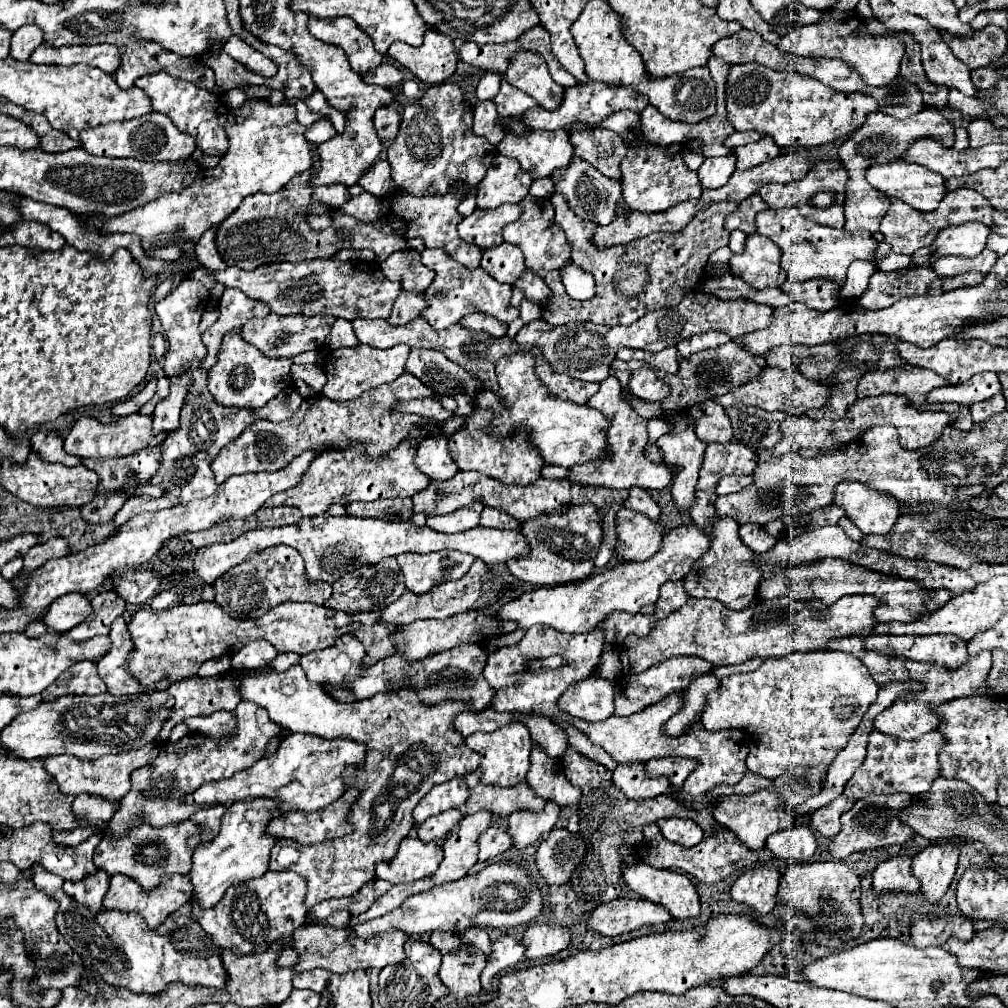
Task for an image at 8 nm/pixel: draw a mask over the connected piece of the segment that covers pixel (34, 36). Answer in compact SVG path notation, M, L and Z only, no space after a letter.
M23 25L21 29L13 31L11 37L11 57L15 61L29 61L31 53L43 43L43 33L35 25Z

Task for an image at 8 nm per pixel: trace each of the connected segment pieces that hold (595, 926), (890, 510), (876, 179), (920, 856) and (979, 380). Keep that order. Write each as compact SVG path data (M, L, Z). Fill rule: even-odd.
M615 899L585 913L583 919L591 931L617 937L623 933L631 933L643 925L667 923L671 915L661 905L643 899Z
M843 481L835 485L833 503L845 509L845 515L867 535L889 533L899 517L895 497L867 489L863 483L855 481Z
M893 161L893 163L883 163L883 165L873 165L865 171L867 181L879 189L885 195L893 195L901 201L905 201L907 205L911 205L917 211L933 211L937 209L939 201L943 199L945 189L945 179L939 177L939 173L931 173L929 169L923 169L923 165L915 165L909 161Z
M957 841L935 843L913 857L911 873L919 879L921 893L929 903L937 903L953 881L959 857L957 847L953 849L953 845L957 845Z
M979 373L961 385L943 385L933 389L927 395L929 403L957 403L971 407L977 401L983 401L1001 391L1001 383L995 373Z

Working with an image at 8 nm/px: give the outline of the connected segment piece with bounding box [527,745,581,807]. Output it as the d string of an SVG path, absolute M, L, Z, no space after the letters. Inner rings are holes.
M537 745L531 751L531 769L527 773L527 785L537 797L553 801L561 807L577 805L581 799L581 789L571 785L563 773L561 761L551 761Z

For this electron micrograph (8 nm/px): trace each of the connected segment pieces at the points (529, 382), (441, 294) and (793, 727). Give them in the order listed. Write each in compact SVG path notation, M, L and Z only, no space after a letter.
M517 353L517 355L503 357L497 363L499 391L493 393L491 389L485 389L473 401L473 413L493 409L491 421L481 431L497 439L513 437L525 431L527 441L539 451L545 465L571 467L575 463L587 463L587 461L595 461L603 457L605 445L607 445L607 439L605 439L607 419L599 411L587 405L577 405L571 401L551 397L549 391L535 377L533 361L535 359L529 353L523 353L523 355Z
M425 249L421 251L421 263L435 271L433 283L427 287L425 295L425 309L421 311L421 317L433 327L433 329L445 329L459 321L459 317L481 311L487 315L497 317L499 321L505 321L507 325L519 319L519 309L513 307L511 301L511 285L503 285L495 281L487 271L479 269L467 269L465 265L451 259L443 249Z
M840 651L791 653L763 661L755 671L725 677L719 689L707 695L707 709L701 715L701 723L711 731L743 729L751 741L747 769L767 779L777 779L793 767L827 767L835 757L835 749L847 741L867 707L875 701L877 691L879 685L854 655Z

